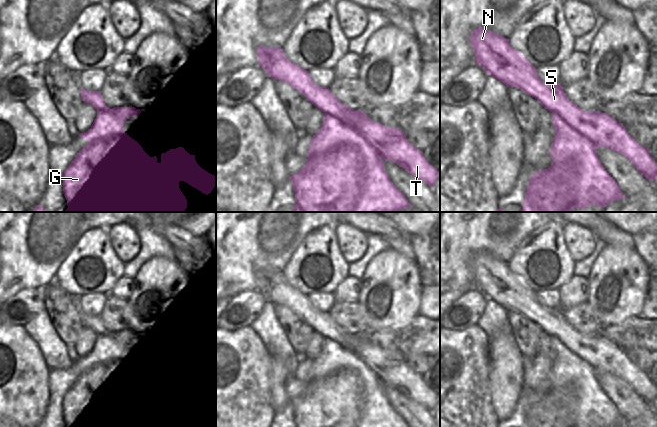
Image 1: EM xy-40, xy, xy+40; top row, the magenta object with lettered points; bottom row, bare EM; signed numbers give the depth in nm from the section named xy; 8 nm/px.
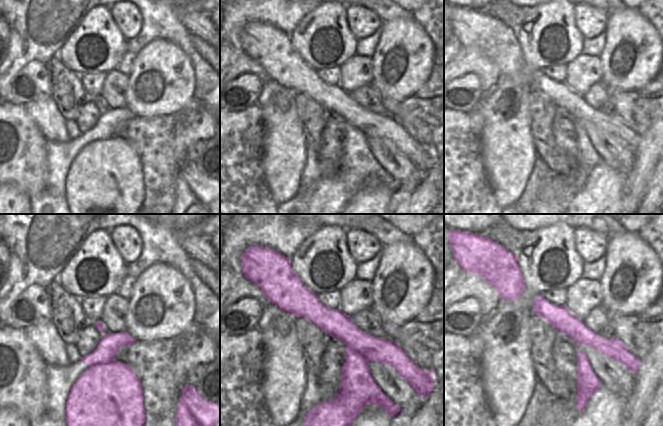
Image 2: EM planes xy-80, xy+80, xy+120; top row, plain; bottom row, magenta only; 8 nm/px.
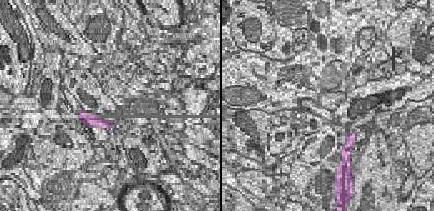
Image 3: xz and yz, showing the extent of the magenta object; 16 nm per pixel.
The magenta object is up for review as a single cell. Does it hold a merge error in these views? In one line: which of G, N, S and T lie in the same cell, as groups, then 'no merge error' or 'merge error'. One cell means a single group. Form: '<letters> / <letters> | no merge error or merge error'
G / N S T | merge error

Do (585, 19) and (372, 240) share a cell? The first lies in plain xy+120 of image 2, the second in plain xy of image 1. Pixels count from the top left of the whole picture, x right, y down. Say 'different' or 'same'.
different

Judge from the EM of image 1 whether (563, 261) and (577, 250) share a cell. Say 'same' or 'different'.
different

